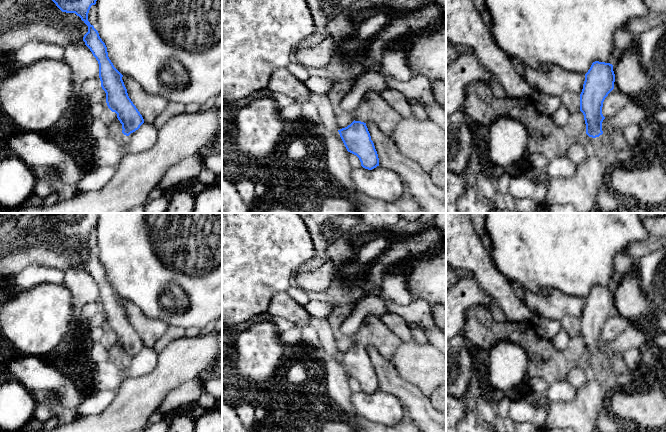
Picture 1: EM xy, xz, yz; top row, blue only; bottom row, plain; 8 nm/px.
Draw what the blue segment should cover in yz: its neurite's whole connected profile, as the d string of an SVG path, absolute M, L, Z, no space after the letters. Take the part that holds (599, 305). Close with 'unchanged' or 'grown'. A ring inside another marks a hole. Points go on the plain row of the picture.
M595 285L585 298L580 318L580 335L584 339L586 358L589 361L596 362L603 358L603 326L614 313L614 306L615 298L610 287Z; unchanged

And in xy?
M49 213L49 219L62 236L75 237L88 250L83 265L98 285L99 302L106 317L107 330L117 338L122 348L122 357L129 360L140 352L144 343L129 322L122 304L123 299L109 283L105 267L88 245L89 234L98 222L98 213Z; unchanged

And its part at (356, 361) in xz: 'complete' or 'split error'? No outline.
complete

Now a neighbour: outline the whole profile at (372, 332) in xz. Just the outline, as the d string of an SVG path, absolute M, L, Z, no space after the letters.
M369 315L353 335L354 344L364 347L374 346L387 360L401 344L401 340L375 315Z

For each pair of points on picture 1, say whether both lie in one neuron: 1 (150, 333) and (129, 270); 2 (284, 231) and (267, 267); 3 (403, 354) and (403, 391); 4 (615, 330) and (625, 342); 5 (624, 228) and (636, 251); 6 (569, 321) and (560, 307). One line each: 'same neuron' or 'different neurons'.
1: different neurons
2: same neuron
3: different neurons
4: different neurons
5: different neurons
6: different neurons

